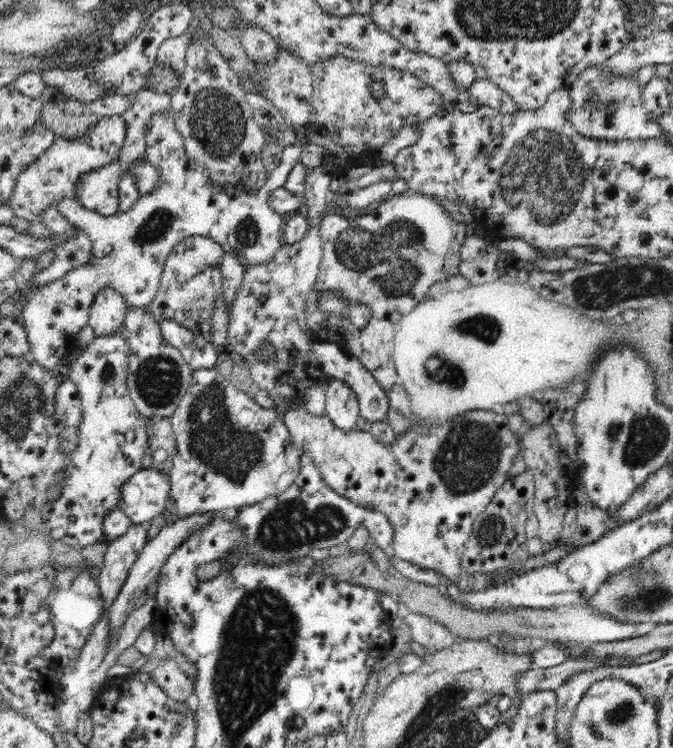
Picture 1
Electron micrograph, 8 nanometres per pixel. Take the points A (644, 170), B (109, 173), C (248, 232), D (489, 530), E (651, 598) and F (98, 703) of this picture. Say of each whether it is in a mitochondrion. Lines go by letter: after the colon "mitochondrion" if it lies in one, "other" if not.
A: other
B: other
C: mitochondrion
D: mitochondrion
E: mitochondrion
F: other

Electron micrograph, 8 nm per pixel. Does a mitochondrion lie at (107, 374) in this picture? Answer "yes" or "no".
yes

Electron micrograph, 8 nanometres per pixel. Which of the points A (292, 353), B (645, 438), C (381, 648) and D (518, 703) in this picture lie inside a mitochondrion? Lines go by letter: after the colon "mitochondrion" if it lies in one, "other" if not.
A: other
B: mitochondrion
C: other
D: other

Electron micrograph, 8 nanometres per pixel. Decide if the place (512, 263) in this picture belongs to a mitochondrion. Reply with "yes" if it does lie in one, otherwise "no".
no

